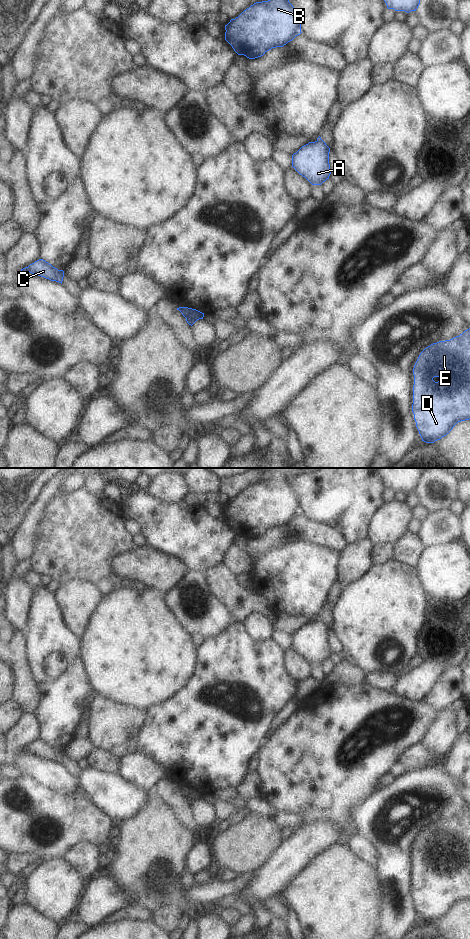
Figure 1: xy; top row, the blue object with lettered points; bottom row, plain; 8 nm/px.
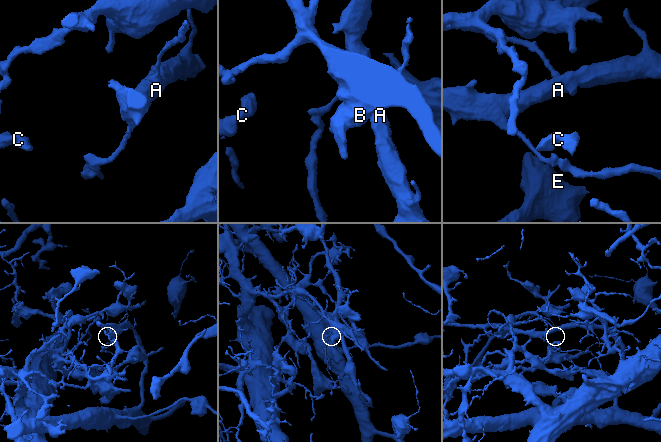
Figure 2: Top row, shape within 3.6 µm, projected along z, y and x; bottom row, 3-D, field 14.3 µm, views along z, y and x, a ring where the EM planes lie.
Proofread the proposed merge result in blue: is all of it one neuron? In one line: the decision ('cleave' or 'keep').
cleave

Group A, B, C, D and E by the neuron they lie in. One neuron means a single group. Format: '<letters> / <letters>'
A / B C D E

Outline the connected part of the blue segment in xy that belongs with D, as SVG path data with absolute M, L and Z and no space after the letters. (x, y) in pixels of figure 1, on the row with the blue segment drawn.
M470 328L450 340L426 347L414 368L412 412L416 427L426 443L446 436L461 421L470 419Z

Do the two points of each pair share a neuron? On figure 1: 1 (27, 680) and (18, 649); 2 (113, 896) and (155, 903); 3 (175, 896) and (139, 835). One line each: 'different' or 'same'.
1: same
2: different
3: same

